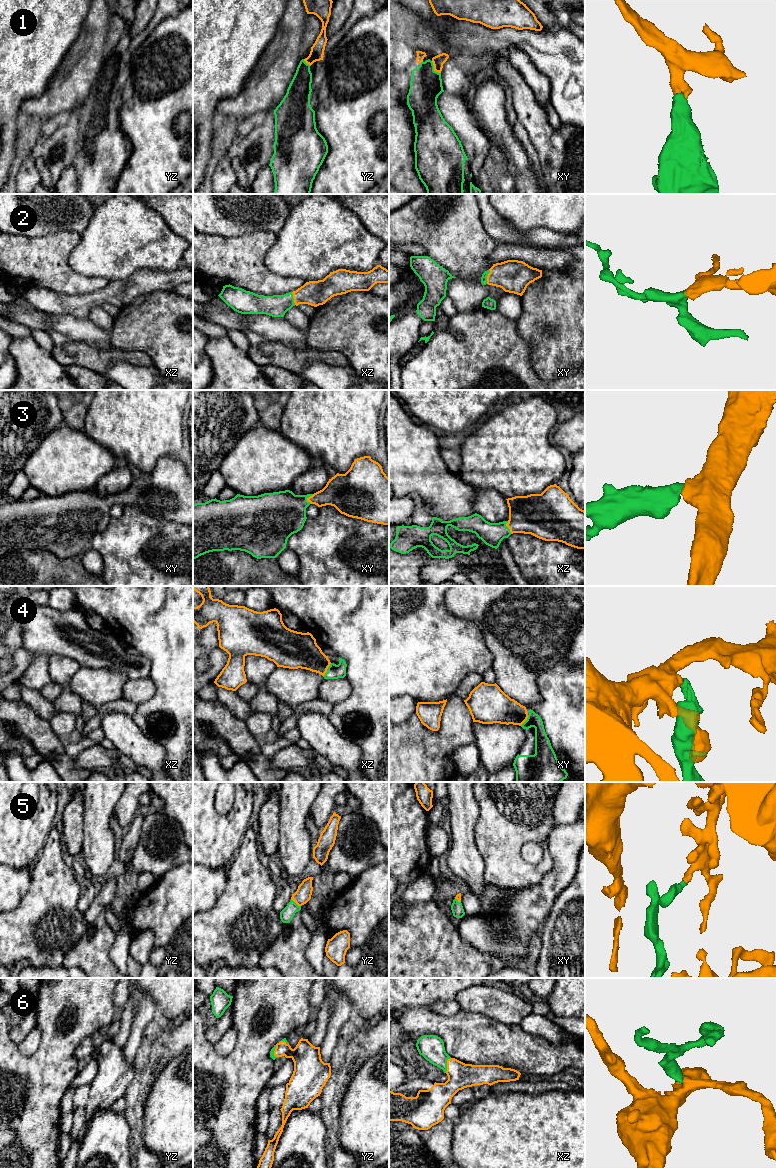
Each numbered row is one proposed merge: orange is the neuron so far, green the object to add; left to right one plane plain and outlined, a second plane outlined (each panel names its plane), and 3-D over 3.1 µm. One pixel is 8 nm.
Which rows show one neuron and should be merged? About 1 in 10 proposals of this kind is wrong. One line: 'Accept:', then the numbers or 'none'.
Accept: 1, 2, 3, 4, 5, 6

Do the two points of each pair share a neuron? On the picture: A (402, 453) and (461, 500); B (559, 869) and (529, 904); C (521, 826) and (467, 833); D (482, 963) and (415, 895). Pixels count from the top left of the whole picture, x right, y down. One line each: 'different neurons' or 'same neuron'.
A: same neuron
B: same neuron
C: different neurons
D: different neurons

